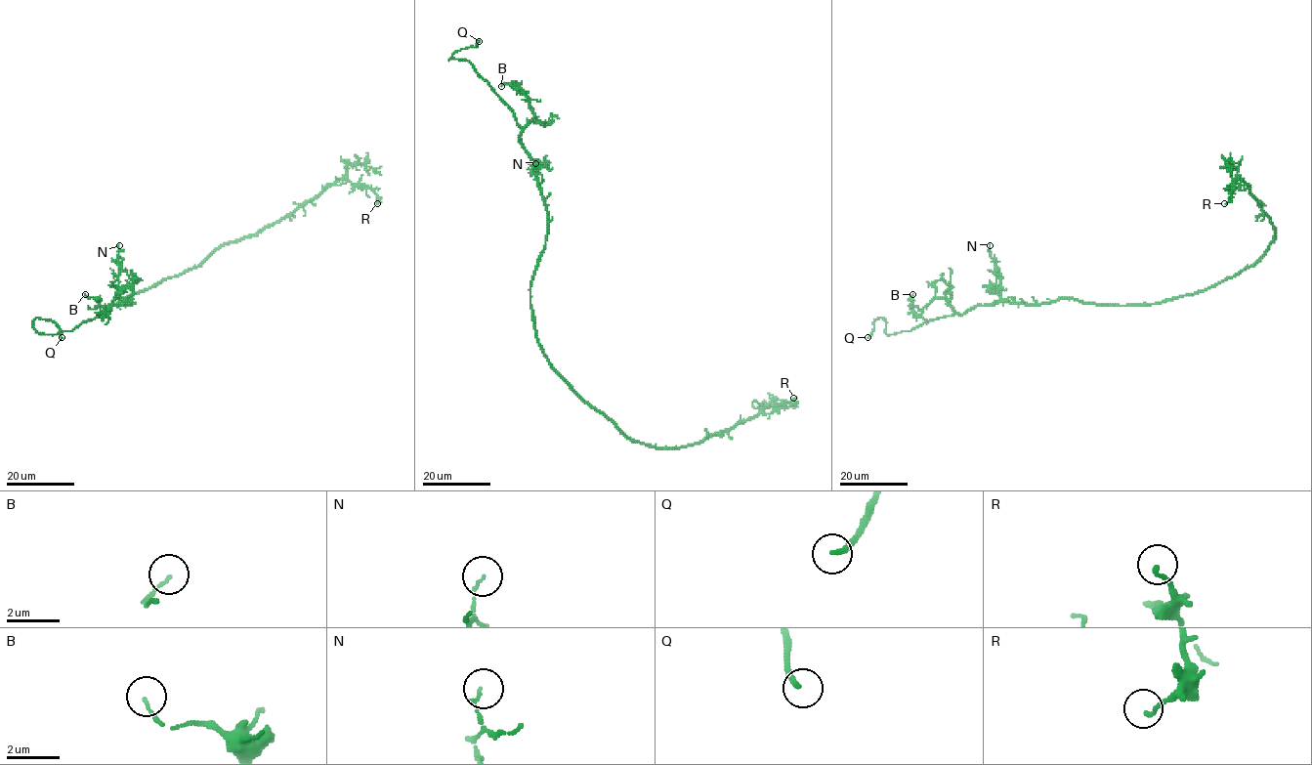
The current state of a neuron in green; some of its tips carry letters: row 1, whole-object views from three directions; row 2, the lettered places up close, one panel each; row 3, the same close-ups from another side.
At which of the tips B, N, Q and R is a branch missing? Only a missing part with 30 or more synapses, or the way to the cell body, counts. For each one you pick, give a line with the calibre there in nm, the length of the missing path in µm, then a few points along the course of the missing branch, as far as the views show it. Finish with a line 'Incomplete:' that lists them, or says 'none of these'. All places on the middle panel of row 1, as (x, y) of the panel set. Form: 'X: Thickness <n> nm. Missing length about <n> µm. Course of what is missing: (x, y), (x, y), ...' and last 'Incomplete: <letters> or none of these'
Q: Thickness 200 nm. Missing length about 35 µm. Course of what is missing: (479, 41), (478, 34), (483, 29), (497, 29), (539, 4), (546, 5)
Incomplete: Q

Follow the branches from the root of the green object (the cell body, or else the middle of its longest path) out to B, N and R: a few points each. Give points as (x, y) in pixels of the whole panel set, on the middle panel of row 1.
B: (534, 327), (530, 280), (545, 245), (547, 208), (521, 140), (533, 118), (529, 99), (515, 86), (501, 86)
N: (534, 327), (530, 280), (545, 245), (548, 226), (547, 208), (534, 174), (535, 163)
R: (534, 327), (550, 365), (588, 403), (630, 440), (657, 447), (699, 443), (771, 406), (794, 403), (793, 398)

